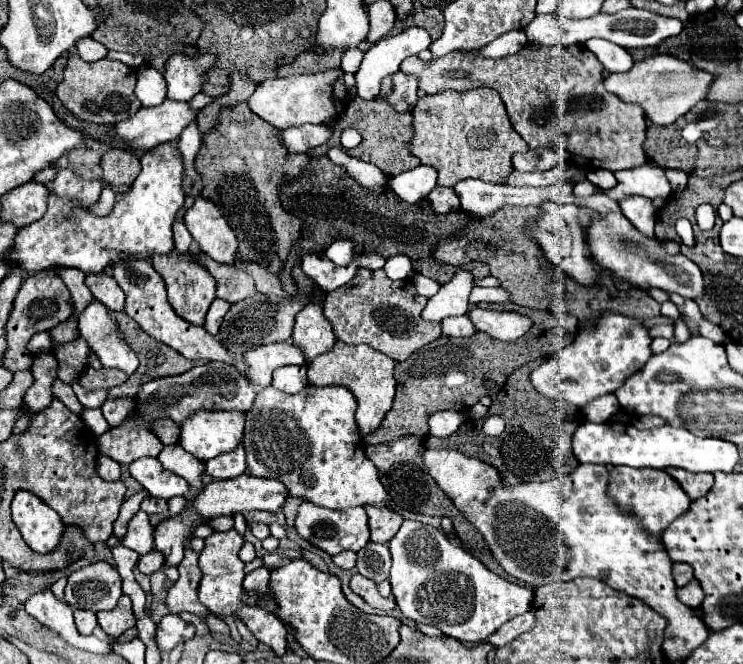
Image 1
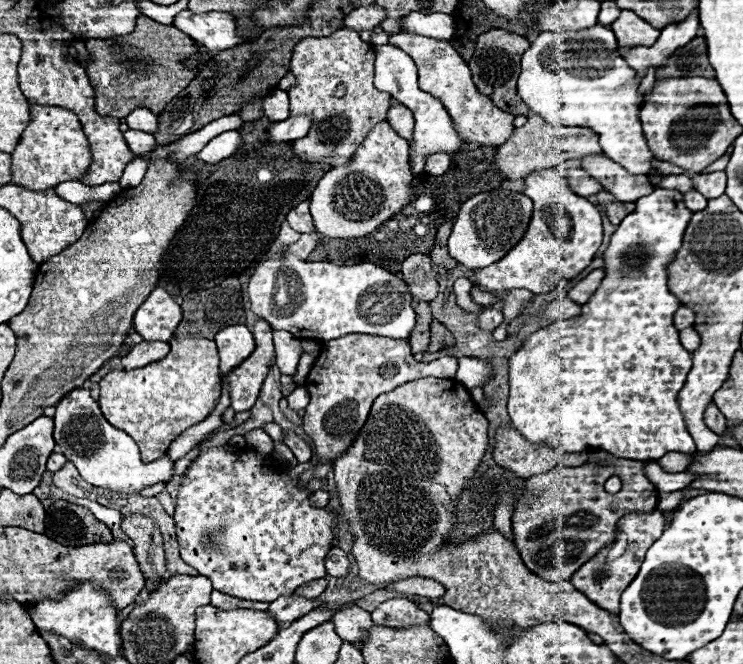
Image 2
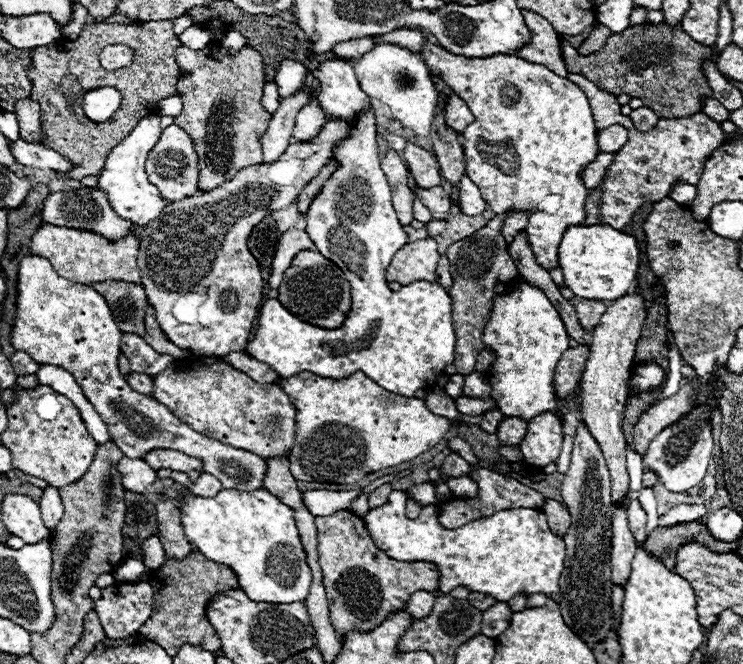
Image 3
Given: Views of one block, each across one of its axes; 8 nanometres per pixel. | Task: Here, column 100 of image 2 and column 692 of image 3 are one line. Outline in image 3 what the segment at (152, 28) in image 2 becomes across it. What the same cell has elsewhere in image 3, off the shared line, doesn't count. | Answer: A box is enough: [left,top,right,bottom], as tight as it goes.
[562,24,720,118]

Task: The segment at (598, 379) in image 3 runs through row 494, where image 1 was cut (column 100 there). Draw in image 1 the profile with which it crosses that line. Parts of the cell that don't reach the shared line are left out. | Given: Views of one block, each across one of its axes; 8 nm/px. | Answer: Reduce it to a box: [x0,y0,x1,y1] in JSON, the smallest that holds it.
[98,596,136,638]

